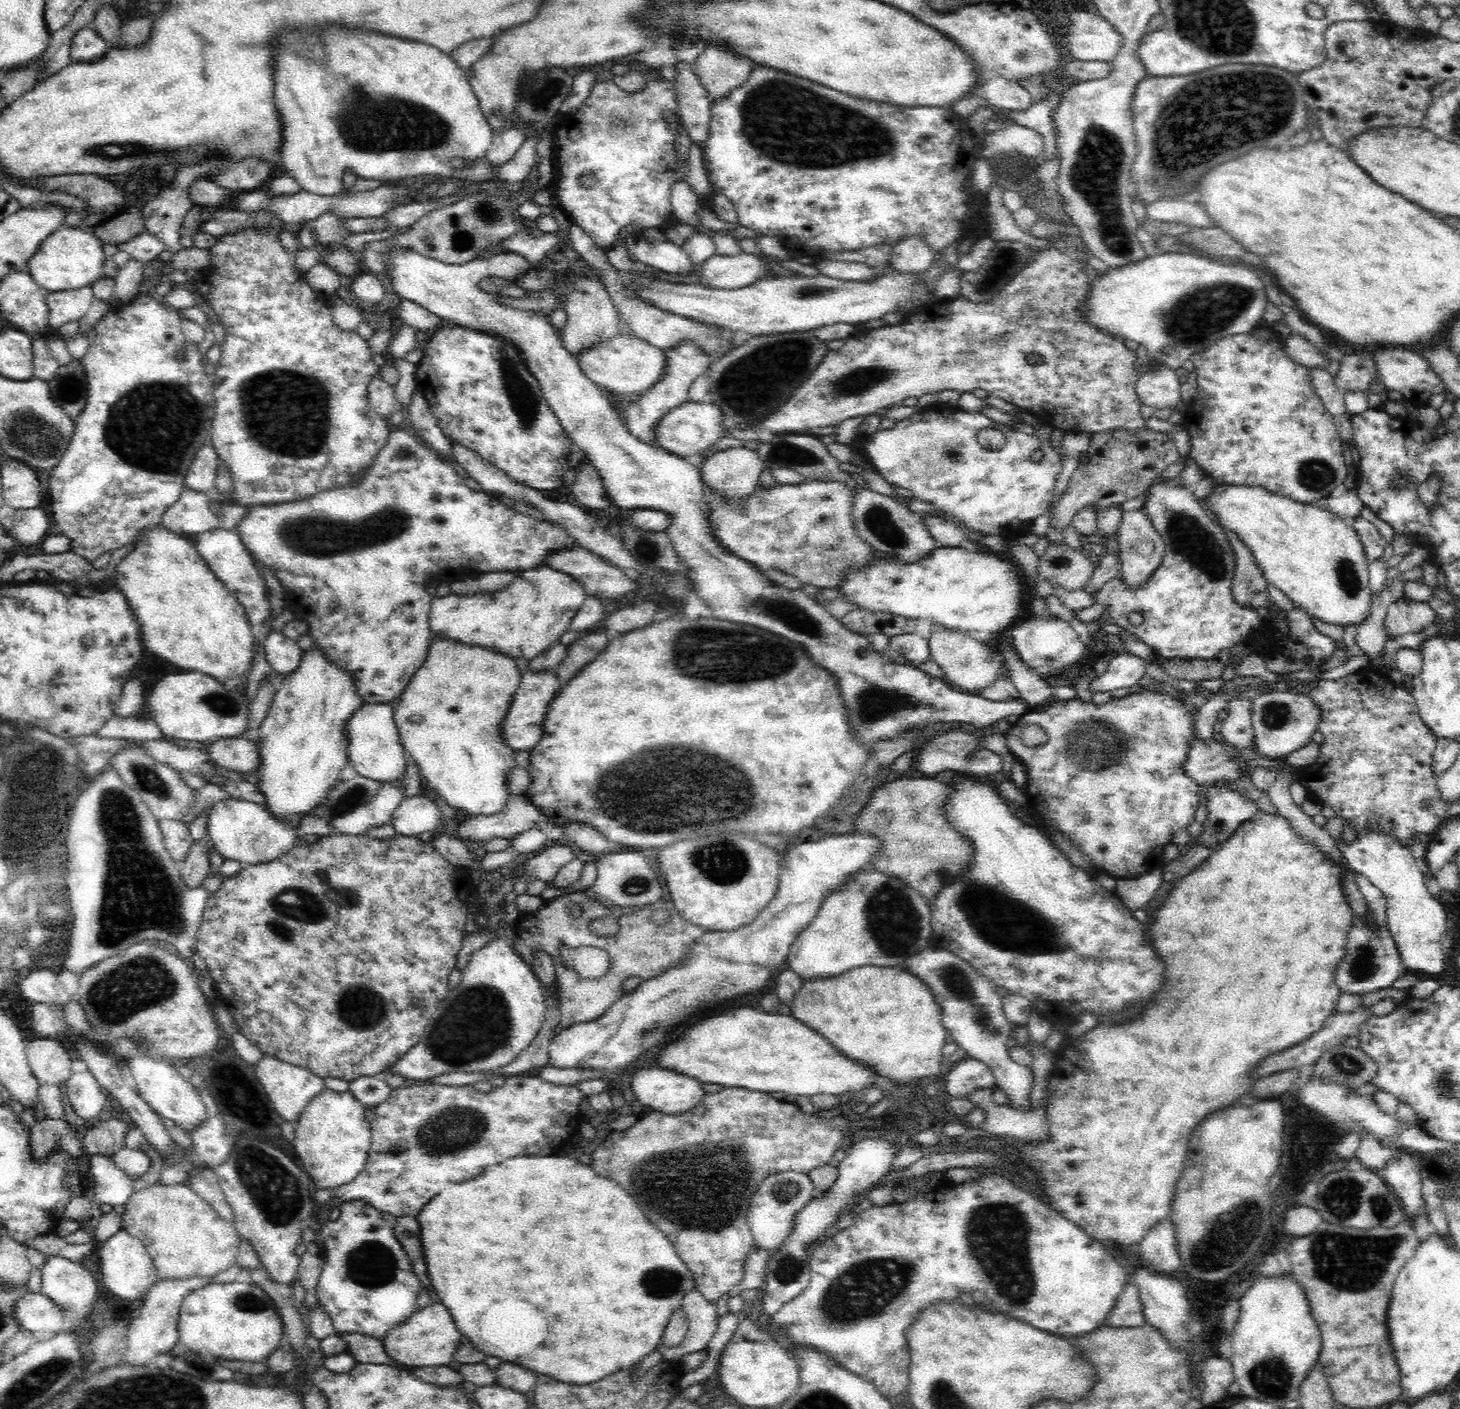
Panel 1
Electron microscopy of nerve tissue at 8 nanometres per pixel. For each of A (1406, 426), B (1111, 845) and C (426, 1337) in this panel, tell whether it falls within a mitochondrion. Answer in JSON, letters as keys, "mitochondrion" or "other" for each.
{"A":"other","B":"other","C":"other"}

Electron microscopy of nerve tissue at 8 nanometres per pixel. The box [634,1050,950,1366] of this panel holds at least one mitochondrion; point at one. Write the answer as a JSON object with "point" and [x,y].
{"point":[869,1287]}

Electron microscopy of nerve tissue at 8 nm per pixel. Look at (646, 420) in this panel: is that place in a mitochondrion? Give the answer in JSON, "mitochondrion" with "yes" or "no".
{"mitochondrion":"no"}

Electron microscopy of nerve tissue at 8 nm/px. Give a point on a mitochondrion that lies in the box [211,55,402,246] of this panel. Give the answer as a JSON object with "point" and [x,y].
{"point":[244,138]}

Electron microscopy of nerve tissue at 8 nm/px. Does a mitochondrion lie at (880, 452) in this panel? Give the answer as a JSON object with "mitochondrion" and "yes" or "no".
{"mitochondrion":"no"}

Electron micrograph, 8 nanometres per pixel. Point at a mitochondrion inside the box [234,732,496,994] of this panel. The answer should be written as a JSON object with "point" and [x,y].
{"point":[295,902]}

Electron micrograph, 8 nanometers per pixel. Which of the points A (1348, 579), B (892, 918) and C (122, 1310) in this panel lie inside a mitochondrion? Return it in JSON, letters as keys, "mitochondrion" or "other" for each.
{"A":"mitochondrion","B":"mitochondrion","C":"other"}

